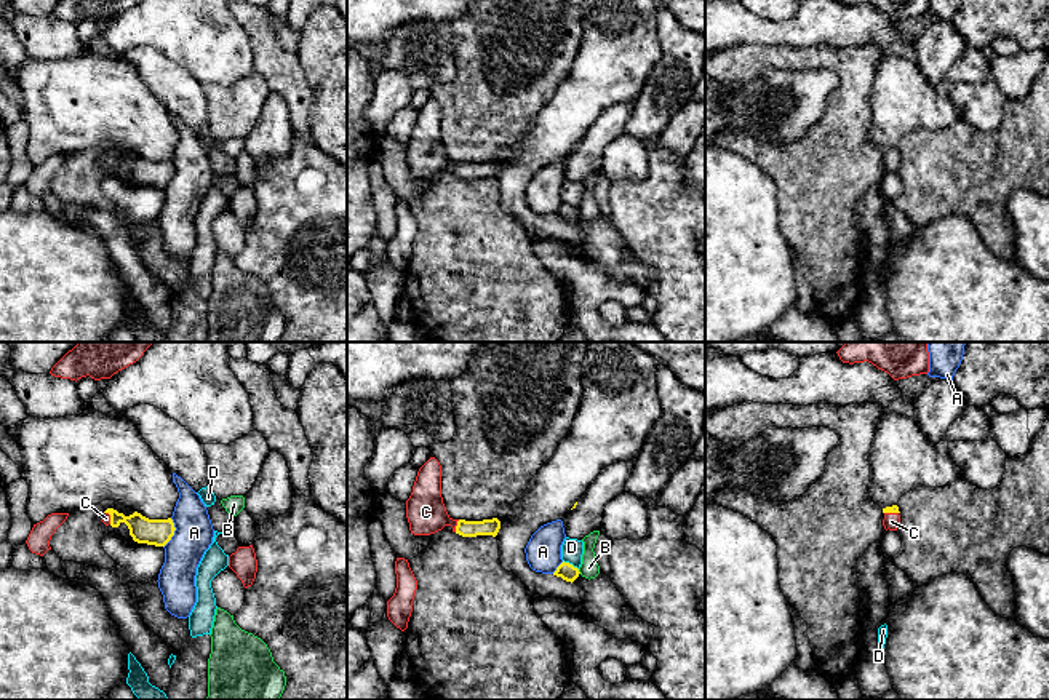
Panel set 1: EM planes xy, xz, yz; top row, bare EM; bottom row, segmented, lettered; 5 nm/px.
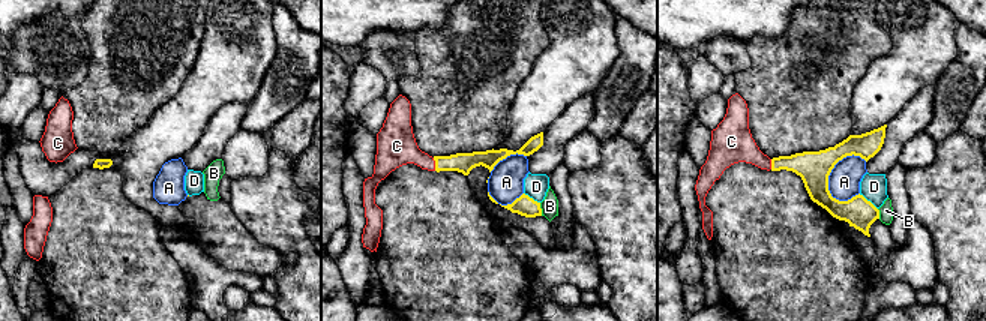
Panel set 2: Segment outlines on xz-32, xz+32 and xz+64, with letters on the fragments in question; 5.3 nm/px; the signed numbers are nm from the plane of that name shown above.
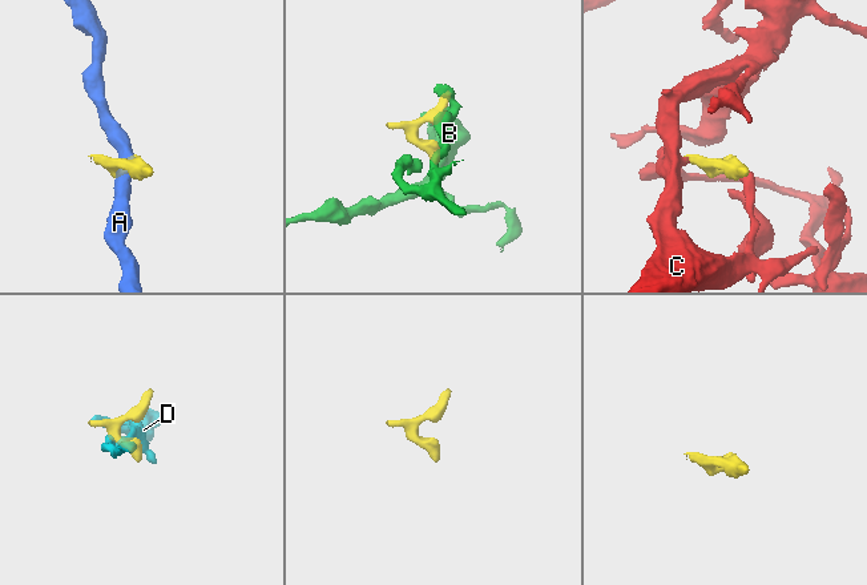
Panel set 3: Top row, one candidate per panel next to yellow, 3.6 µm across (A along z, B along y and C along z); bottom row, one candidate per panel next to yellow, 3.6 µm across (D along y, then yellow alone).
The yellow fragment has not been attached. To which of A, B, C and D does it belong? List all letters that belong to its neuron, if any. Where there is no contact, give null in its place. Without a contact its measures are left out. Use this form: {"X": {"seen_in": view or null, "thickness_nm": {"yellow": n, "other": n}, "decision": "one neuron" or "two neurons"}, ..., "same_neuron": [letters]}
{"A": {"seen_in": "xy", "thickness_nm": {"yellow": 140, "other": 190}, "decision": "two neurons"}, "B": {"seen_in": "xz", "thickness_nm": {"yellow": 90, "other": 90}, "decision": "two neurons"}, "C": {"seen_in": "xz", "thickness_nm": {"yellow": 80, "other": 200}, "decision": "one neuron"}, "D": {"seen_in": "xz", "thickness_nm": {"yellow": 90, "other": 110}, "decision": "two neurons"}, "same_neuron": ["C"]}

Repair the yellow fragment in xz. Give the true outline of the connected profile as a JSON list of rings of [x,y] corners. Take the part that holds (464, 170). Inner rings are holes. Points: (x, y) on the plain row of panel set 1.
[[[430,99],[417,113],[413,134],[406,142],[406,160],[414,177],[430,177],[451,168],[462,179],[493,177],[501,171],[497,160],[483,163],[453,161],[441,139],[441,107]]]

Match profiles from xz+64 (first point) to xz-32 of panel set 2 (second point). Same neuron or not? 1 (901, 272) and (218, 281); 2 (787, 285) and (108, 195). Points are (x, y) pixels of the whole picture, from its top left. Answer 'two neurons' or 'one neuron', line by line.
1: one neuron
2: one neuron

